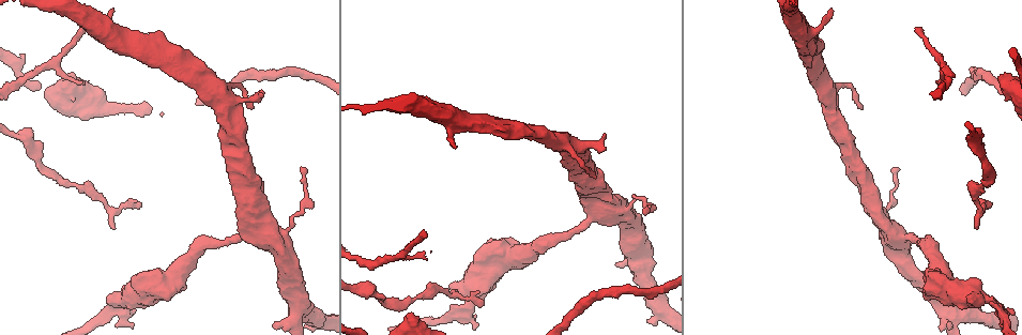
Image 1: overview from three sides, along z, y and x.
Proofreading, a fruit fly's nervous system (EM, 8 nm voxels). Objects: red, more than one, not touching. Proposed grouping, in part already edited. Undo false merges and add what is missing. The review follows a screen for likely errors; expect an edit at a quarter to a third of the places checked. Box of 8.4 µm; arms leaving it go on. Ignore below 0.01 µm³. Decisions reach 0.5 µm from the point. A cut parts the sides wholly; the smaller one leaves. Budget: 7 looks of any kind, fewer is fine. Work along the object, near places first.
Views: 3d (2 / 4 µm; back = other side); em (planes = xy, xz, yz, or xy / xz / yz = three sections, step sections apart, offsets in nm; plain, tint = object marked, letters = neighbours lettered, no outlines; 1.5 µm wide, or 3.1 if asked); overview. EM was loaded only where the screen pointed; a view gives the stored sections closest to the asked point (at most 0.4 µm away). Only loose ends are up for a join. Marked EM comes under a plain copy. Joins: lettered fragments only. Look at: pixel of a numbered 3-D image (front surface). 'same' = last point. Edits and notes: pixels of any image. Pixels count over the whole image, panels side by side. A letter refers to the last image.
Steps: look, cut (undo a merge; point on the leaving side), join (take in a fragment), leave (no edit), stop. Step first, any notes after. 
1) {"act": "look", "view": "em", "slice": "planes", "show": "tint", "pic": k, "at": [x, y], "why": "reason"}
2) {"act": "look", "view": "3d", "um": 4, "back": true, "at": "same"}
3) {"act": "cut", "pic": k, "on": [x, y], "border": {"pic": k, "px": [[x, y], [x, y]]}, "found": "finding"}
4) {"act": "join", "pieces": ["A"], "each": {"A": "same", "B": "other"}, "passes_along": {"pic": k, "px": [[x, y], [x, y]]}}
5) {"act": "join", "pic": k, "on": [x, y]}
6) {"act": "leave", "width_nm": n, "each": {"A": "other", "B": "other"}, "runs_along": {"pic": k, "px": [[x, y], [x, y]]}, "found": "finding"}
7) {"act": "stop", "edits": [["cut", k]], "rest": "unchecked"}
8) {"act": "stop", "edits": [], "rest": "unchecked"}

{"act": "look", "view": "3d", "um": 2, "pic": 1, "at": [425, 231], "why": "an open end"}

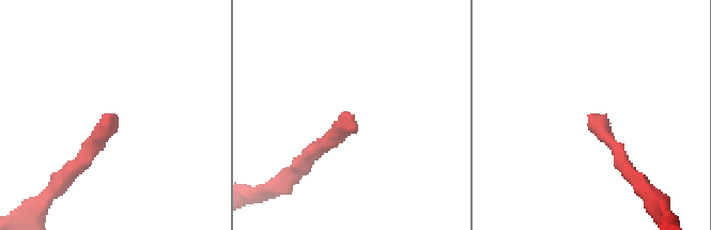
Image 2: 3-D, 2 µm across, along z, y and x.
{"act": "look", "view": "em", "slice": "xy", "step": 8, "show": "tint", "pic": 2, "at": [590, 115]}

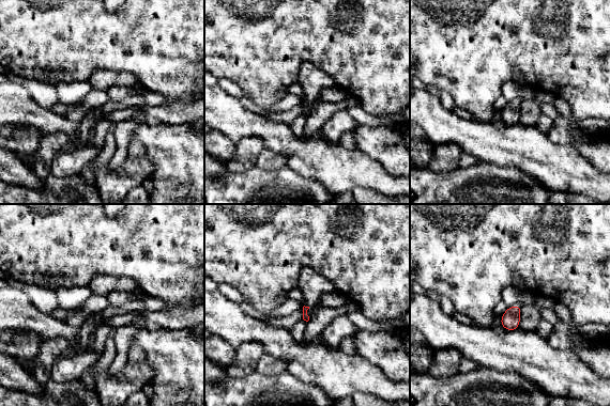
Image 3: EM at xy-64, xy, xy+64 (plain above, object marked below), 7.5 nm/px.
{"act": "look", "view": "em", "slice": "planes", "show": "letters", "at": "same"}

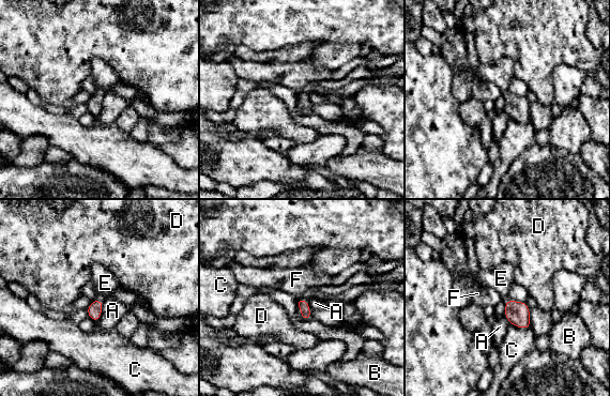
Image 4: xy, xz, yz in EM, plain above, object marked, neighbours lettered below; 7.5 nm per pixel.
{"act": "join", "pieces": ["E"], "longest_contact_nm": ["A", 190], "each": {"A": "other", "B": "other", "C": "other", "D": "other", "E": "same", "F": "other"}, "found": "the neuron continues"}

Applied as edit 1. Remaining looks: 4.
{"act": "look", "view": "3d", "um": 2, "pic": 1, "at": [990, 207], "why": "an open end"}

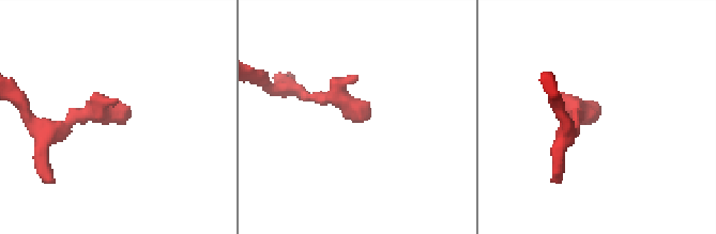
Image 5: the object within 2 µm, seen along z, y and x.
{"act": "look", "view": "em", "slice": "planes", "show": "letters", "pic": 5, "at": [367, 120]}

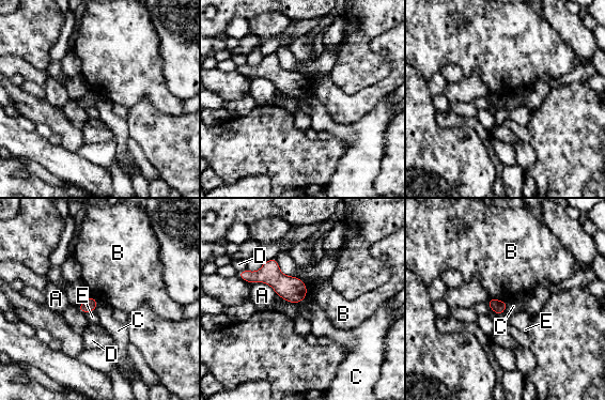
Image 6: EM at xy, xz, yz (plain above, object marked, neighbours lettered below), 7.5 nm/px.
{"act": "leave", "each": {"A": "other", "B": "other", "C": "other", "D": "other", "E": "other"}, "border": {"pic": 6, "px": [[490, 296], [507, 302]]}, "found": "none of them fits"}

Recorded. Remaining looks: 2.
{"act": "stop", "edits": [["join", 4]], "rest": "unchecked"}

